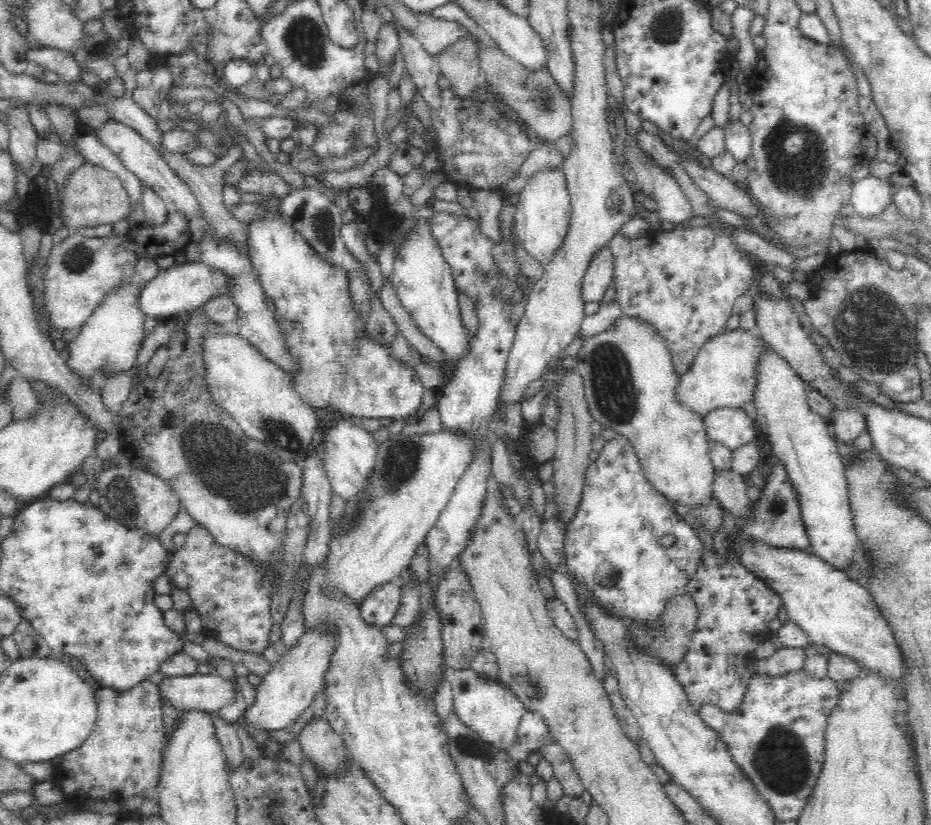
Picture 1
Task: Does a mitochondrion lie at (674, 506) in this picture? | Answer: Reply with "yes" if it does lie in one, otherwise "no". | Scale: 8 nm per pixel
no

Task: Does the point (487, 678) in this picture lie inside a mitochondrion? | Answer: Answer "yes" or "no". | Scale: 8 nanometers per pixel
no

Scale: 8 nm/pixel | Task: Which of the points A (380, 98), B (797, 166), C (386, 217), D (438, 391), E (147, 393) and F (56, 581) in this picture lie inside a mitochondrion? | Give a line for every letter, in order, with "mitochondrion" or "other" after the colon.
A: other
B: mitochondrion
C: other
D: other
E: other
F: other

